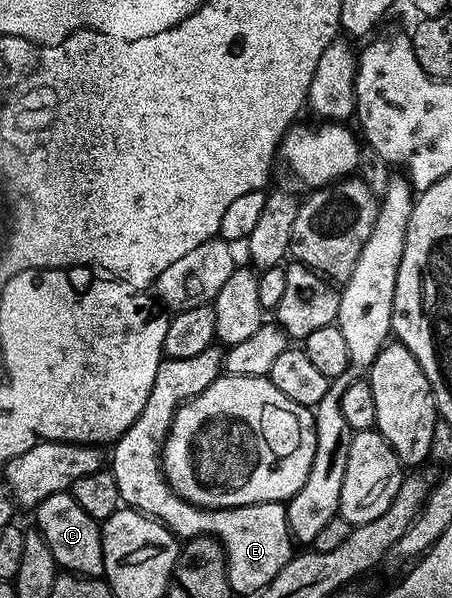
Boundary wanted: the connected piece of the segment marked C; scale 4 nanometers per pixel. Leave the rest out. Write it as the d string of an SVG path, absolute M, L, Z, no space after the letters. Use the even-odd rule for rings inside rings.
M71 492L55 493L42 499L34 510L35 528L46 539L57 566L72 575L100 579L104 577L104 556L100 538L101 522L95 521L72 498Z

